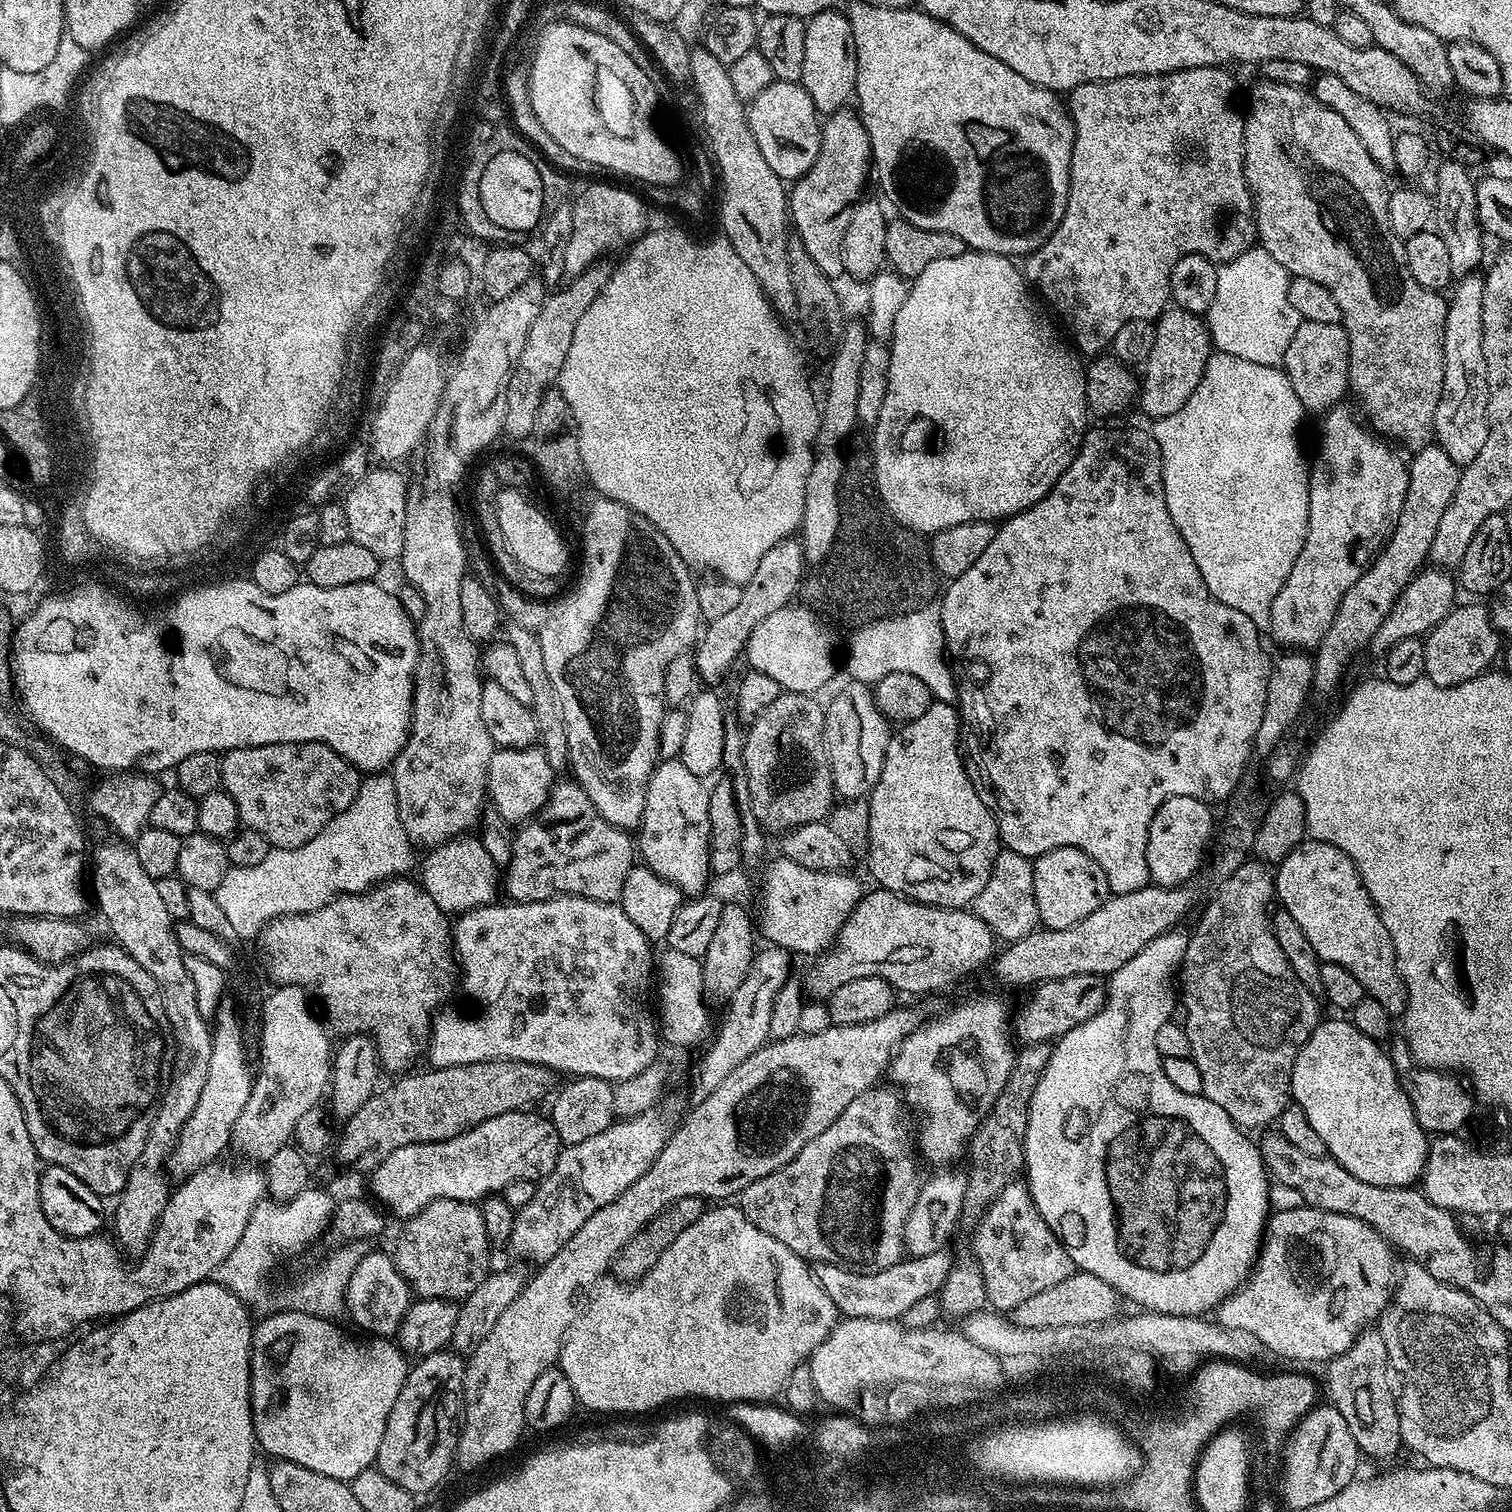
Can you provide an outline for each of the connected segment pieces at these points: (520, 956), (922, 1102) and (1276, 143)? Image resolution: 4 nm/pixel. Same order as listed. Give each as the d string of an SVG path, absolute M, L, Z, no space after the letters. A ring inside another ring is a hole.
M554 896L550 900L539 900L529 904L515 902L497 902L481 908L471 908L468 912L459 913L455 917L452 930L454 959L458 965L458 984L464 987L464 996L468 999L468 1012L460 1008L444 1006L433 1015L432 1027L428 1034L426 1057L432 1068L449 1068L459 1064L477 1064L491 1060L517 1060L530 1062L538 1066L546 1066L550 1071L563 1074L568 1078L589 1076L602 1078L609 1082L619 1082L626 1078L634 1078L634 1074L642 1074L646 1066L657 1063L662 1047L661 1033L658 1031L658 1020L654 1015L654 954L653 945L626 918L619 903L607 904L594 902L581 896Z
M972 996L969 1000L964 1000L961 1004L953 1006L949 1012L944 1012L941 1016L936 1016L933 1020L925 1019L920 1027L915 1028L908 1037L905 1038L899 1046L896 1047L896 1054L892 1057L890 1065L890 1077L892 1076L891 1083L896 1086L902 1087L902 1096L906 1101L907 1107L913 1113L921 1112L924 1117L920 1120L920 1132L918 1128L918 1152L921 1157L924 1156L932 1164L940 1164L936 1166L952 1166L960 1155L965 1155L966 1149L969 1147L972 1135L976 1133L976 1127L982 1122L982 1118L994 1106L994 1102L998 1098L998 1094L1002 1090L1002 1086L1006 1086L1006 1078L1010 1078L1010 1070L1014 1066L1014 1058L1016 1057L1017 1049L1014 1045L1014 1028L1010 1023L1010 1008L1004 1005L1004 1000L1000 996Z
M1261 79L1260 85L1253 90L1248 96L1248 112L1243 113L1244 117L1244 177L1248 183L1248 192L1252 196L1252 207L1256 209L1256 235L1258 237L1259 247L1268 251L1270 258L1274 258L1274 262L1278 262L1292 276L1301 276L1302 278L1310 278L1310 282L1318 282L1318 286L1326 286L1326 290L1330 290L1330 294L1334 294L1334 302L1338 302L1338 310L1340 311L1340 319L1348 335L1348 387L1351 395L1356 395L1360 399L1360 404L1364 407L1364 412L1369 416L1371 427L1375 429L1379 435L1385 438L1391 438L1393 441L1405 440L1408 443L1409 451L1415 452L1425 446L1425 441L1429 439L1432 432L1432 419L1434 418L1434 410L1440 401L1442 394L1442 378L1444 377L1444 327L1446 326L1446 314L1448 313L1448 300L1441 293L1430 290L1426 286L1422 286L1414 279L1414 274L1410 274L1410 270L1406 266L1406 254L1404 253L1404 241L1399 240L1394 234L1394 230L1390 226L1390 214L1388 213L1388 197L1390 188L1384 185L1385 169L1379 168L1374 162L1374 158L1370 158L1370 154L1366 154L1366 146L1362 146L1362 142L1358 142L1358 134L1354 134L1354 130L1350 130L1350 125L1343 120L1342 114L1338 114L1334 110L1330 110L1330 106L1322 106L1322 102L1318 102L1318 98L1313 96L1311 91L1304 88L1295 88L1294 86L1286 86L1278 83L1277 80Z

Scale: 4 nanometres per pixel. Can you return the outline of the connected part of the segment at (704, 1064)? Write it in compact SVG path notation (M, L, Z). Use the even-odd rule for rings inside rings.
M764 946L752 959L752 968L742 978L742 986L734 990L734 994L726 1002L728 1008L724 1012L724 1021L720 1024L720 1033L711 1037L712 1045L704 1052L696 1073L692 1076L693 1101L706 1099L734 1070L734 1066L742 1066L750 1054L754 1054L770 1040L770 1010L774 1010L774 998L778 998L778 990L793 975L793 957L784 948Z

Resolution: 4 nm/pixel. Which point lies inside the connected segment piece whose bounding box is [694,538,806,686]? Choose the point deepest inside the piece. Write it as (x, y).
(771, 587)

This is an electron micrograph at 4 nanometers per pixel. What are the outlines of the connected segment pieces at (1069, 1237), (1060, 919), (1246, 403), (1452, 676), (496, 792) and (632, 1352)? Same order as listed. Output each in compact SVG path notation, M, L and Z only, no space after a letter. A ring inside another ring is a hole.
M1169 930L1154 938L1145 948L1138 950L1138 954L1134 954L1134 958L1126 962L1126 966L1107 977L1108 998L1104 1001L1102 1010L1098 1010L1098 1014L1094 1014L1090 1022L1074 1026L1074 1030L1052 1044L1050 1062L1030 1098L1022 1172L1038 1214L1042 1214L1046 1226L1050 1226L1050 1230L1054 1230L1057 1238L1064 1243L1064 1249L1079 1271L1102 1278L1102 1282L1106 1282L1123 1299L1125 1296L1126 1299L1133 1300L1137 1309L1179 1316L1204 1316L1219 1308L1222 1301L1235 1292L1256 1267L1256 1258L1260 1254L1260 1245L1270 1215L1270 1177L1259 1147L1248 1137L1251 1135L1236 1125L1230 1114L1226 1114L1226 1110L1218 1106L1218 1102L1210 1102L1203 1094L1182 1094L1182 1090L1178 1090L1178 1086L1174 1086L1174 1082L1170 1082L1170 1078L1166 1078L1164 1073L1164 1061L1158 1054L1154 1034L1170 1020L1171 1010L1178 1001L1174 981L1177 979L1180 963L1184 960L1187 945L1188 936L1180 933L1180 930Z
M1053 846L1046 854L1032 860L1034 874L1034 902L1038 902L1040 924L1050 930L1066 930L1066 926L1074 926L1074 922L1082 922L1102 902L1108 899L1108 879L1102 874L1102 866L1077 848Z
M1213 351L1202 382L1186 398L1186 406L1155 421L1150 428L1160 447L1166 510L1170 510L1174 526L1190 546L1190 558L1194 558L1206 590L1218 602L1242 610L1261 630L1268 628L1270 606L1286 578L1290 578L1294 562L1298 562L1308 529L1310 464L1306 456L1304 460L1296 433L1304 419L1302 402L1298 402L1283 367L1262 366L1246 362L1246 358L1234 358L1234 354Z
M1483 603L1464 604L1453 607L1452 611L1433 626L1423 637L1426 650L1424 675L1438 686L1458 686L1458 682L1470 682L1470 678L1481 676L1493 667L1492 659L1502 652L1502 636L1492 625L1492 617Z
M496 748L493 751L488 767L487 799L507 824L519 826L532 819L548 801L553 783L554 773L543 748Z
M728 1206L709 1207L700 1215L698 1222L686 1226L686 1230L682 1230L682 1234L678 1234L678 1238L674 1238L674 1242L670 1242L670 1246L662 1254L662 1258L658 1258L658 1262L654 1262L654 1266L641 1280L635 1282L621 1282L615 1278L608 1278L595 1289L594 1295L590 1300L590 1305L592 1304L592 1317L590 1317L589 1320L587 1320L587 1318L581 1318L569 1328L567 1336L564 1337L564 1344L560 1347L560 1359L558 1361L560 1371L566 1374L566 1378L574 1390L577 1401L579 1401L583 1407L585 1404L586 1407L593 1408L596 1412L626 1412L622 1414L638 1414L634 1412L648 1412L651 1408L656 1408L659 1404L666 1403L667 1400L680 1400L683 1396L701 1396L704 1400L724 1400L723 1402L737 1400L768 1402L773 1398L779 1397L781 1393L783 1393L784 1387L788 1384L790 1374L794 1374L794 1370L799 1364L805 1363L815 1348L831 1333L832 1328L835 1327L838 1321L836 1306L834 1302L830 1300L830 1294L826 1294L826 1290L822 1290L822 1286L818 1282L818 1278L815 1276L813 1269L810 1267L809 1261L804 1260L798 1254L794 1254L794 1250L782 1246L782 1242L778 1242L778 1238L770 1238L770 1234L758 1230L758 1226L754 1226L754 1222L750 1222L746 1218L746 1214L738 1206L732 1206L732 1208L724 1207Z

